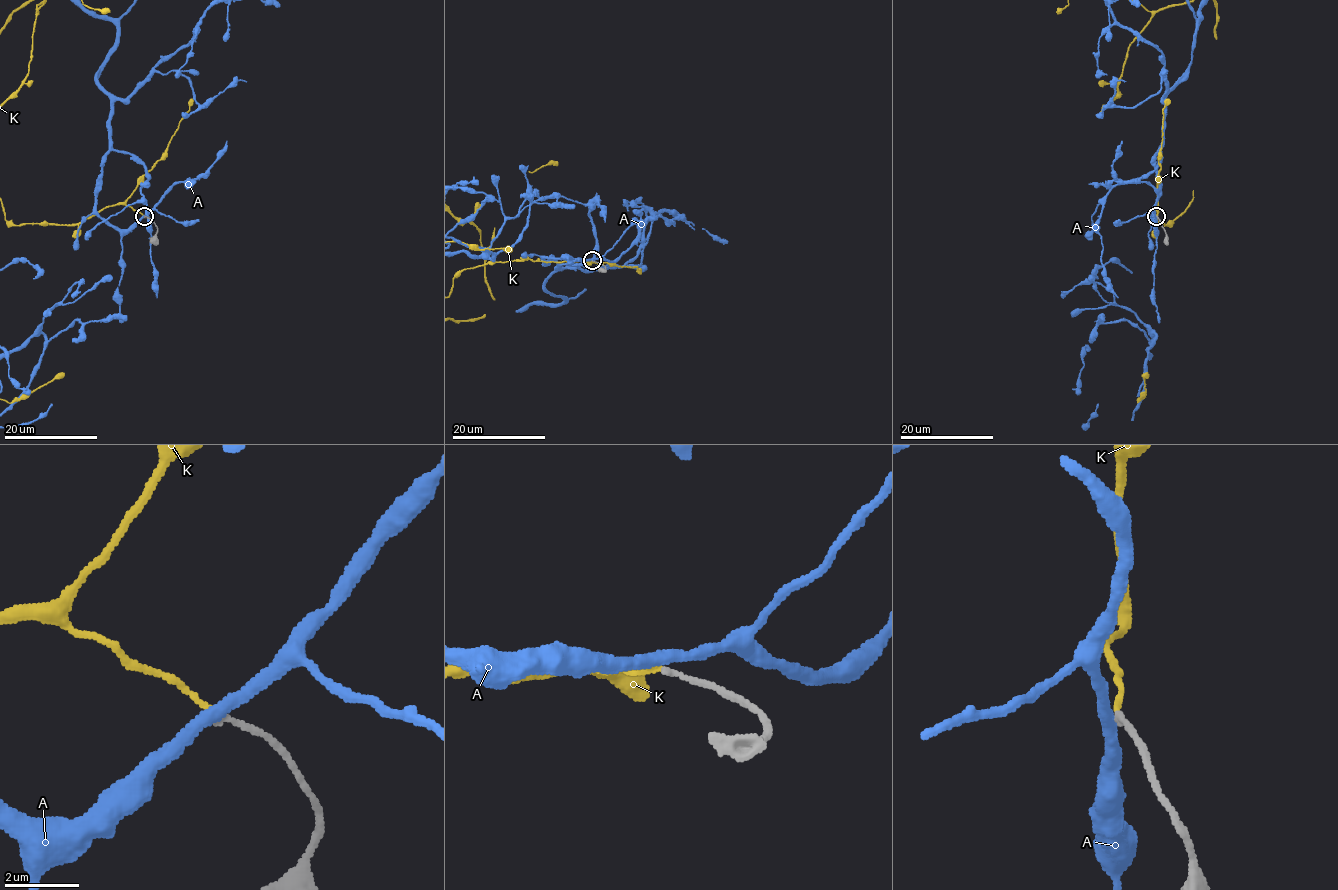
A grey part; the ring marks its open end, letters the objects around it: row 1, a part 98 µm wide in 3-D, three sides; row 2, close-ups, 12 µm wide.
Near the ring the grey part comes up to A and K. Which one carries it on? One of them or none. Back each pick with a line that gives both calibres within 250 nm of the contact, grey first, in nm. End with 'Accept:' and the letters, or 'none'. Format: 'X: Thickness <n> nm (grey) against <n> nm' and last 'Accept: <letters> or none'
K: Thickness 150 nm (grey) against 130 nm
Accept: K

